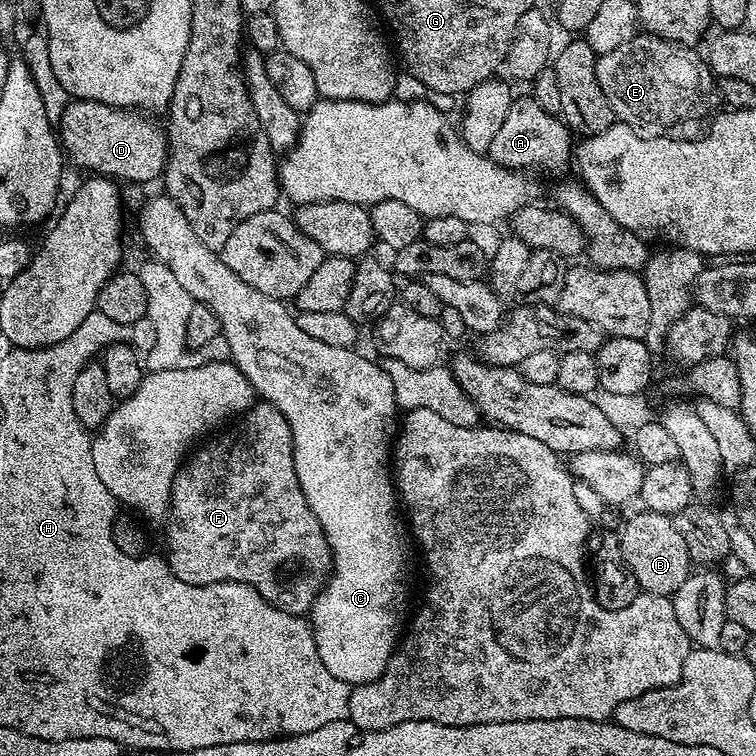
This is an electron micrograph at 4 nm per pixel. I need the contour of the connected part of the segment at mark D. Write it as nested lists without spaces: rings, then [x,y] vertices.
[[[69,99],[68,105],[58,121],[58,140],[63,151],[80,168],[89,168],[89,173],[99,174],[104,178],[133,180],[136,184],[144,184],[147,180],[161,179],[164,163],[168,160],[169,135],[163,123],[156,120],[143,120],[139,111],[131,108],[115,108],[93,100]]]

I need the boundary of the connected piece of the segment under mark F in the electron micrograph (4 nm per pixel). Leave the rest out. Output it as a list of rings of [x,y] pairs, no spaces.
[[[267,402],[253,403],[251,408],[244,412],[232,425],[234,426],[229,432],[221,431],[219,433],[221,436],[217,440],[202,445],[200,449],[197,447],[195,449],[195,452],[197,451],[196,456],[194,454],[189,455],[180,465],[180,471],[176,473],[172,483],[172,503],[166,517],[166,523],[168,523],[168,552],[166,551],[168,565],[174,575],[187,584],[217,584],[223,580],[249,584],[251,588],[258,590],[258,594],[262,594],[262,598],[266,598],[266,602],[270,602],[275,608],[289,612],[291,616],[304,616],[311,613],[312,603],[315,602],[317,594],[323,589],[324,581],[330,575],[332,553],[324,537],[322,526],[315,514],[308,508],[304,491],[296,477],[294,454],[292,453],[292,431],[282,413],[273,404]]]

